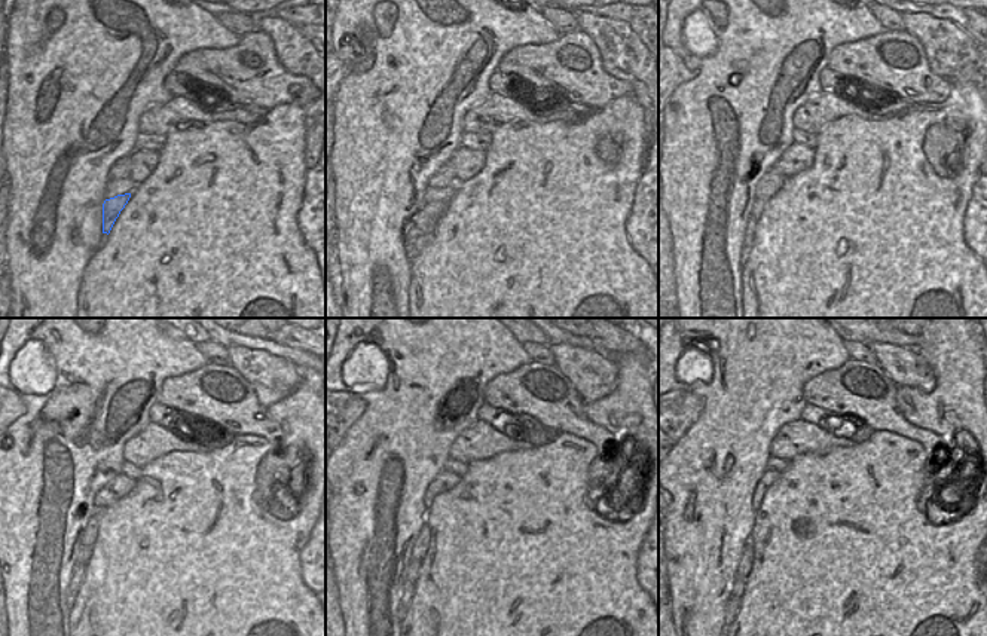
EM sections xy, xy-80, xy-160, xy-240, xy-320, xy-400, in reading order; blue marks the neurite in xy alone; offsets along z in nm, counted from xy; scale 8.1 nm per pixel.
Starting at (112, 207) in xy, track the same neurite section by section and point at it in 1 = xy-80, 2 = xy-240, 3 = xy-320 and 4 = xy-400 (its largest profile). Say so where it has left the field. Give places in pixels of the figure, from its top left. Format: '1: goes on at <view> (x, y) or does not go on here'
1: goes on at xy-80 (422, 222)
2: goes on at xy-240 (78, 575)
3: goes on at xy-320 (406, 592)
4: goes on at xy-400 (732, 607)

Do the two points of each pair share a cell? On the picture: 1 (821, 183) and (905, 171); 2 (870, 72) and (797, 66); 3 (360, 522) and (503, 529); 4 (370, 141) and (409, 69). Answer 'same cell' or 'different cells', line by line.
1: same cell
2: different cells
3: different cells
4: same cell

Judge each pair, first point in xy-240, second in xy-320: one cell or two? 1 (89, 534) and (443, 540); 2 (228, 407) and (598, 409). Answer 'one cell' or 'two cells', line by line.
1: two cells
2: two cells

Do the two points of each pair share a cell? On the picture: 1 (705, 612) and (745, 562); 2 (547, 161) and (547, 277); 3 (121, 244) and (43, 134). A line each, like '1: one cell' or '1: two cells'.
1: two cells
2: one cell
3: two cells

